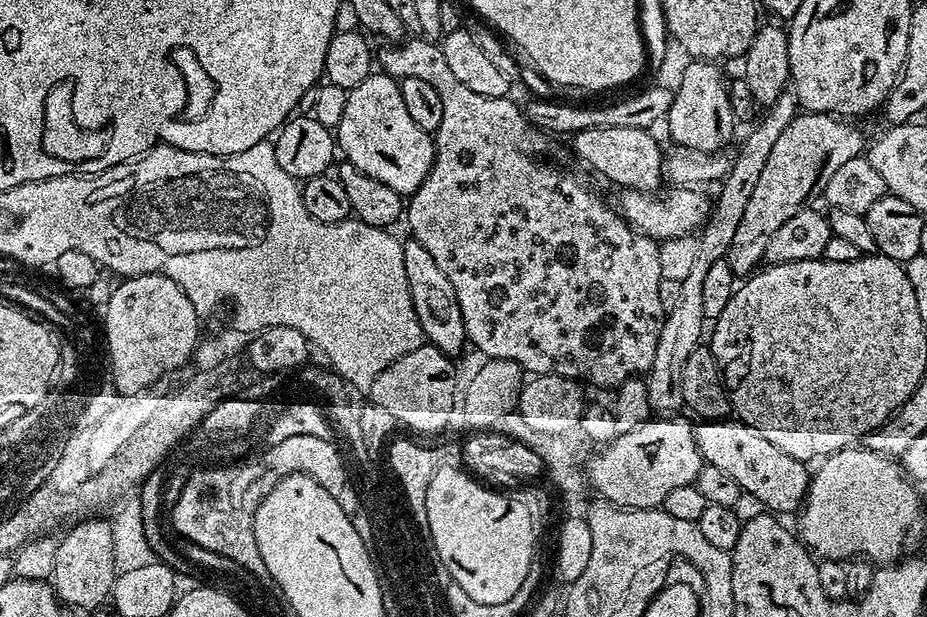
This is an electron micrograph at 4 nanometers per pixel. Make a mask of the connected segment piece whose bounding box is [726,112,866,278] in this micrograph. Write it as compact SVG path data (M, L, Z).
M800 112L786 126L770 151L754 191L747 194L748 202L743 203L741 222L726 255L733 277L753 275L764 260L766 244L775 230L807 203L806 198L816 184L821 166L825 173L833 172L842 166L842 162L850 162L850 158L865 151L864 136L852 124L855 123L832 114Z

